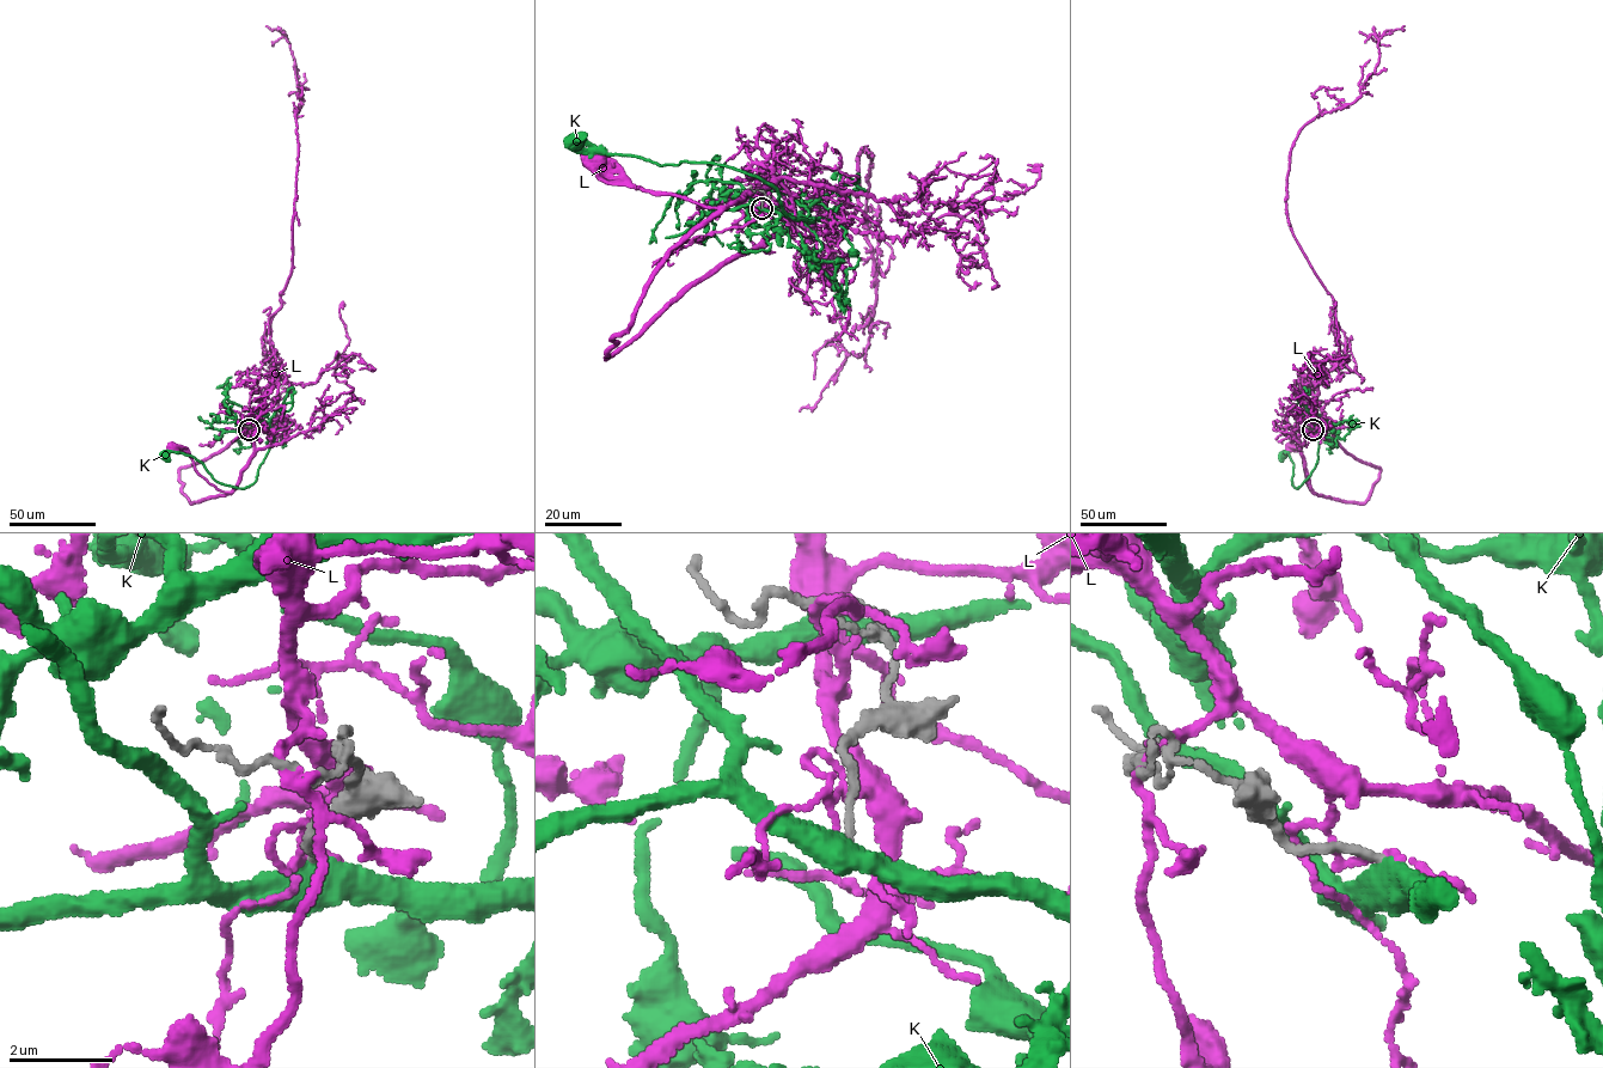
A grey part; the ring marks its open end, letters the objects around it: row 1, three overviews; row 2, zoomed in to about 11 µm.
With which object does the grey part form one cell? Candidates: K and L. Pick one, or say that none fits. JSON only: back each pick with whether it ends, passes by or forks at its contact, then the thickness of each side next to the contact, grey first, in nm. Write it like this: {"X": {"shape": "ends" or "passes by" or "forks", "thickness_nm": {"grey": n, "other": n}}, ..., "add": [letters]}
{"add": []}

